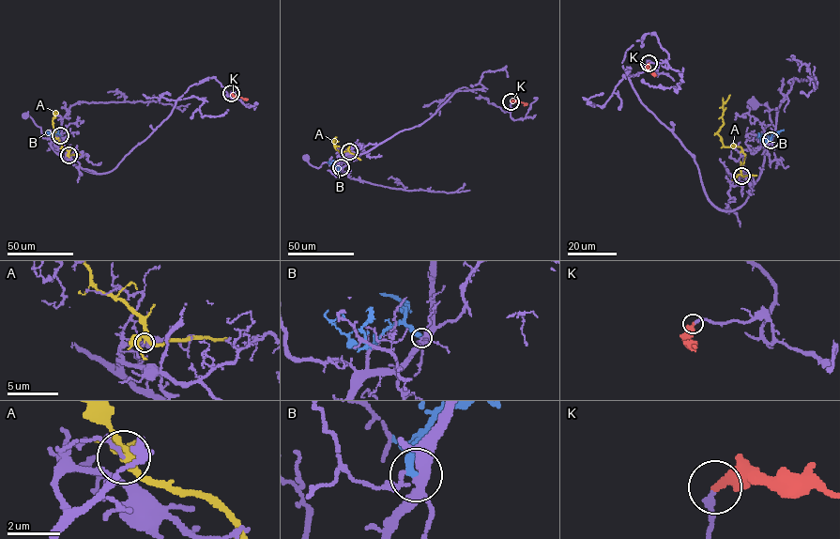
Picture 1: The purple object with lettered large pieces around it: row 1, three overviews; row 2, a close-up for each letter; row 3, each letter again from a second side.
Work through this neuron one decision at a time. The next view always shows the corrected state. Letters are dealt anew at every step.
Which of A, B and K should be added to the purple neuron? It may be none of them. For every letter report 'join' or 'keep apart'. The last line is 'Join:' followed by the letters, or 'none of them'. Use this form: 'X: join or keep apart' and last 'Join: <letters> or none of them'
A: keep apart
B: keep apart
K: join
Join: K

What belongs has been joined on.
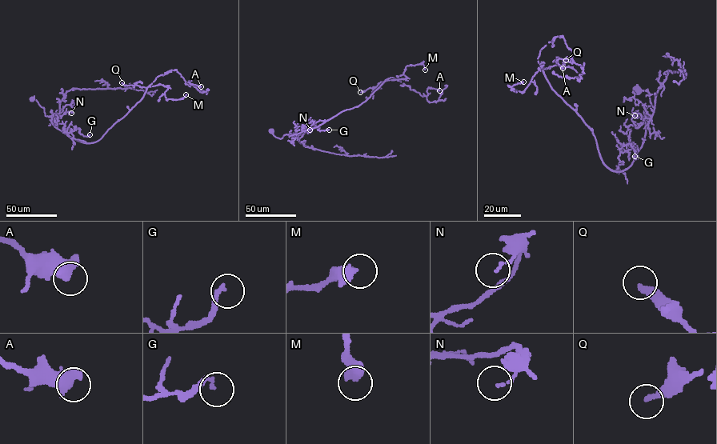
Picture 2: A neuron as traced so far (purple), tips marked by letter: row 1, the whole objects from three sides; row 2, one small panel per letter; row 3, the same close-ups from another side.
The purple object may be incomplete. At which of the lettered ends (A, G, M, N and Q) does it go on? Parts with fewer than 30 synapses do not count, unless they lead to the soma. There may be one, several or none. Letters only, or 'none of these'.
none of these

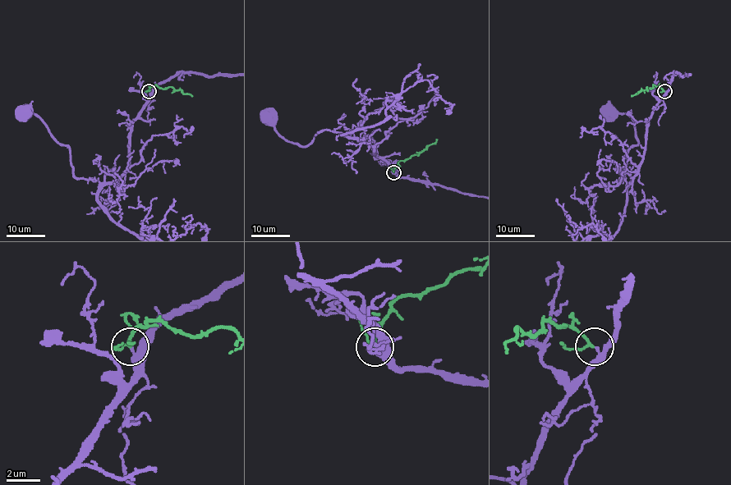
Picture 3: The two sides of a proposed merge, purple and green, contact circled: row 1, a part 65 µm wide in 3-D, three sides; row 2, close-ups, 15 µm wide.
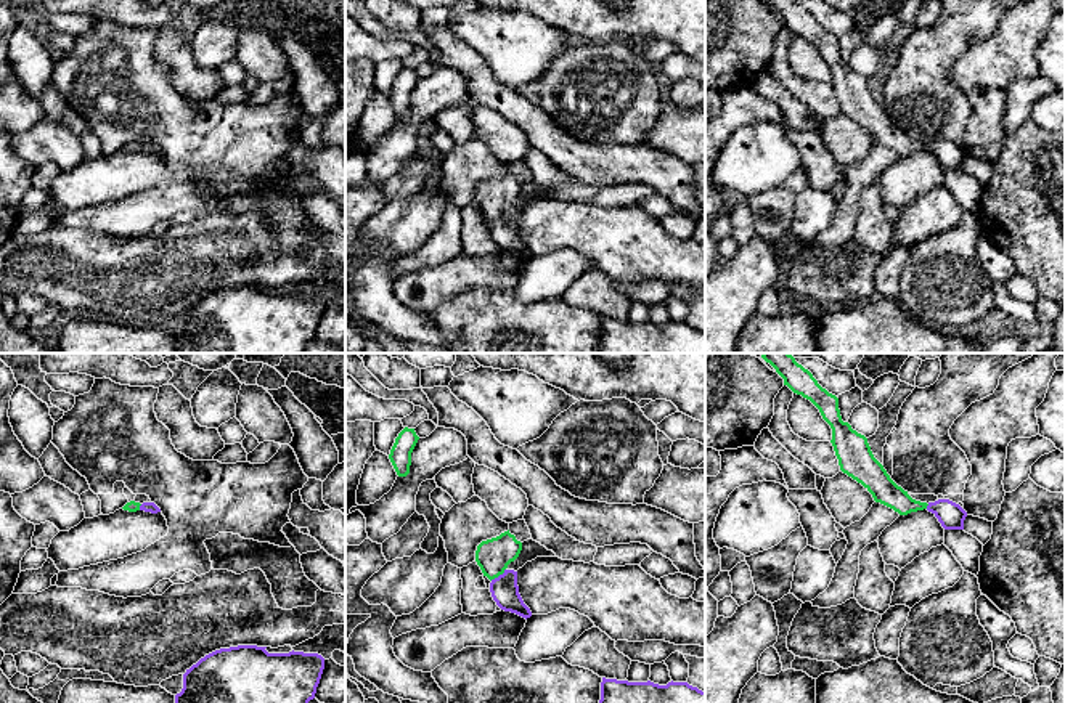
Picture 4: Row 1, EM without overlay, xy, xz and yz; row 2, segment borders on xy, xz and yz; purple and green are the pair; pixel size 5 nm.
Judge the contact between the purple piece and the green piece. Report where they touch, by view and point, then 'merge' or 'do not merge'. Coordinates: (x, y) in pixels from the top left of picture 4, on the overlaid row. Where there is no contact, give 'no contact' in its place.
xz (500, 575) | merge

